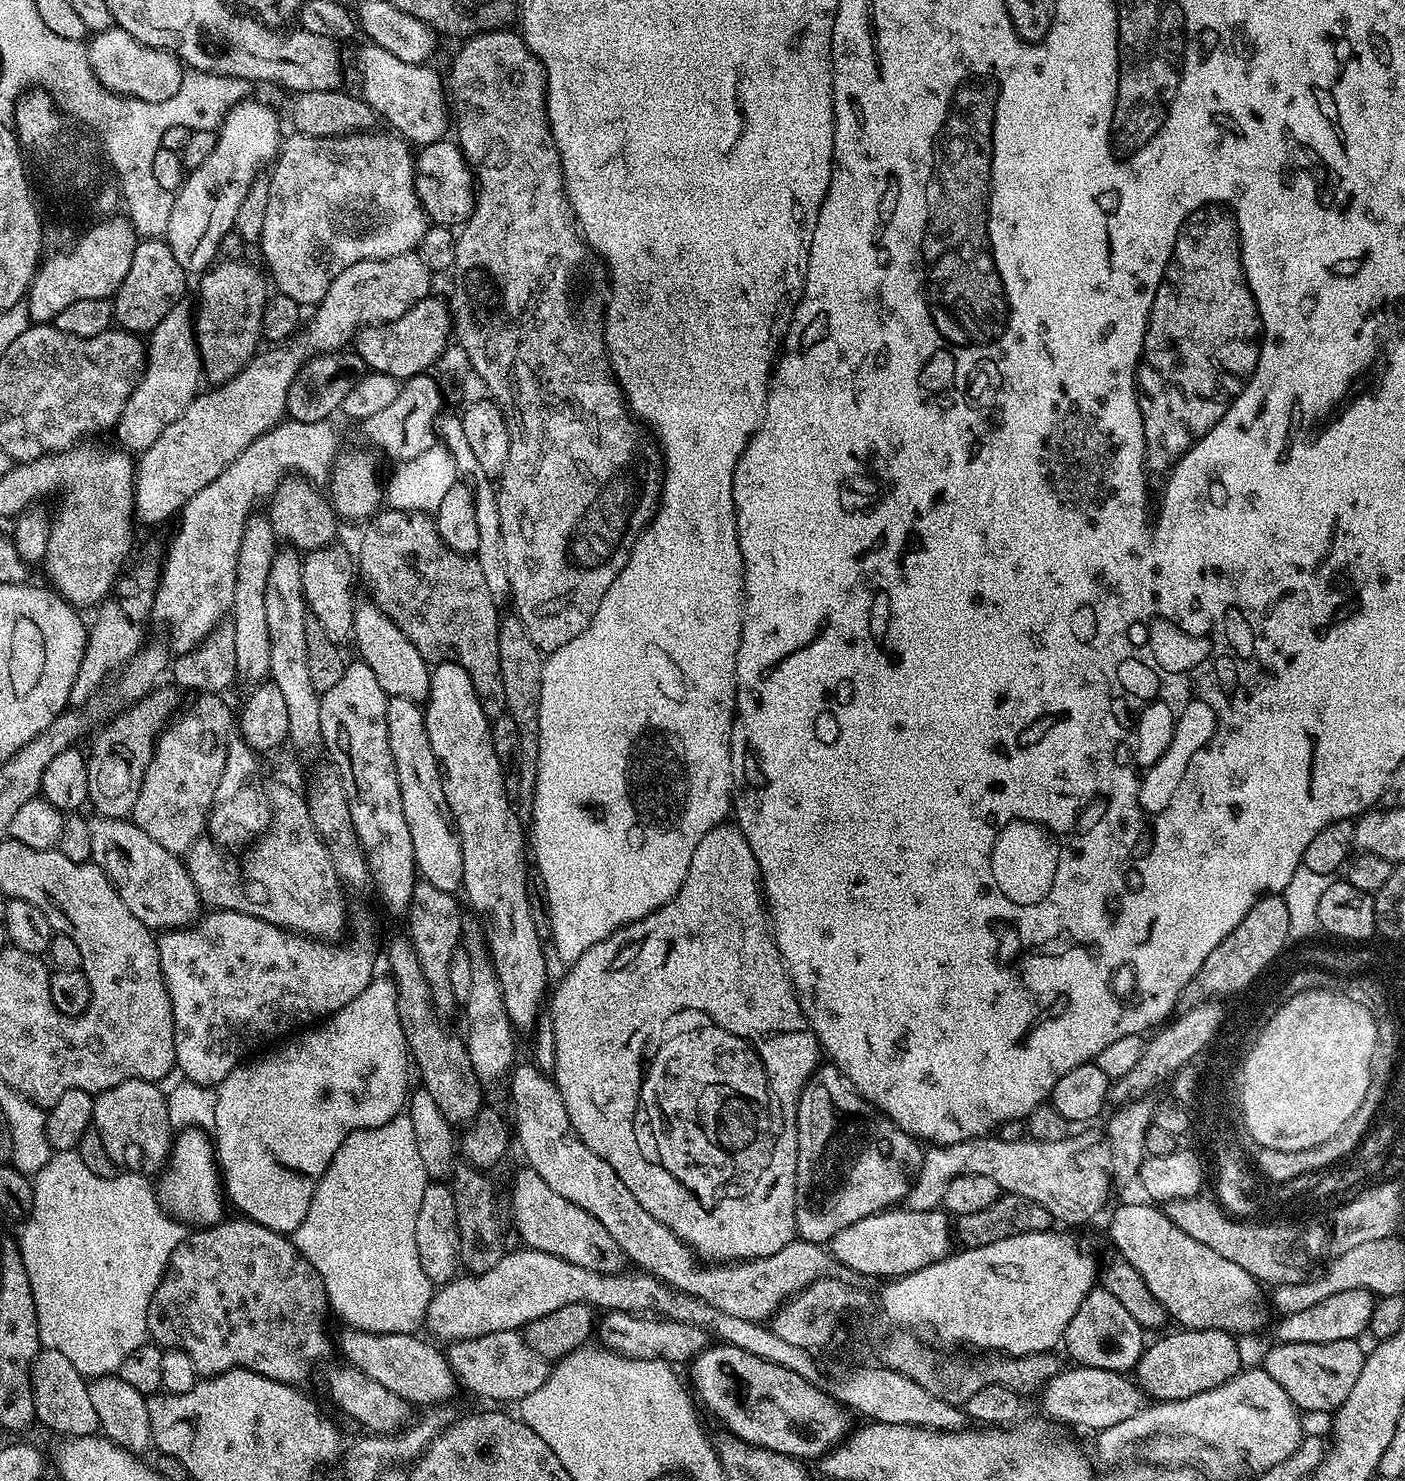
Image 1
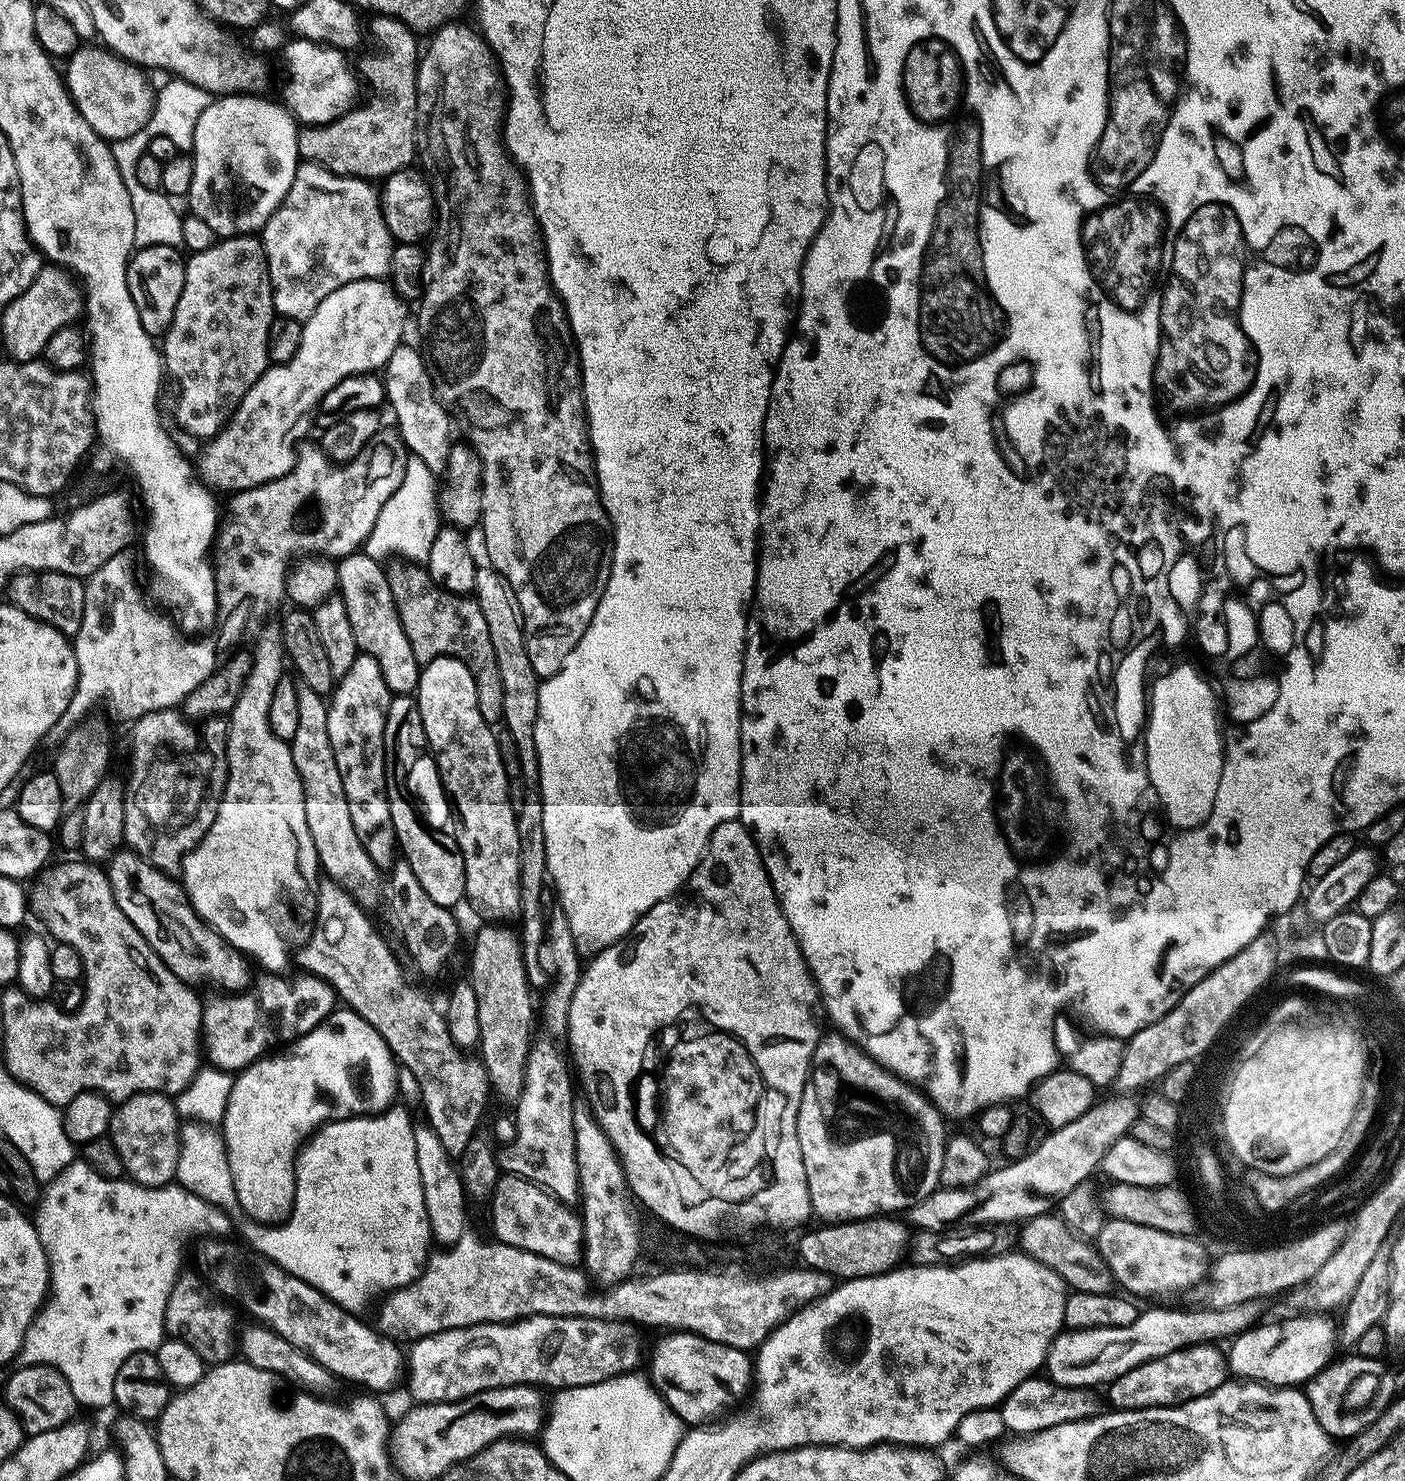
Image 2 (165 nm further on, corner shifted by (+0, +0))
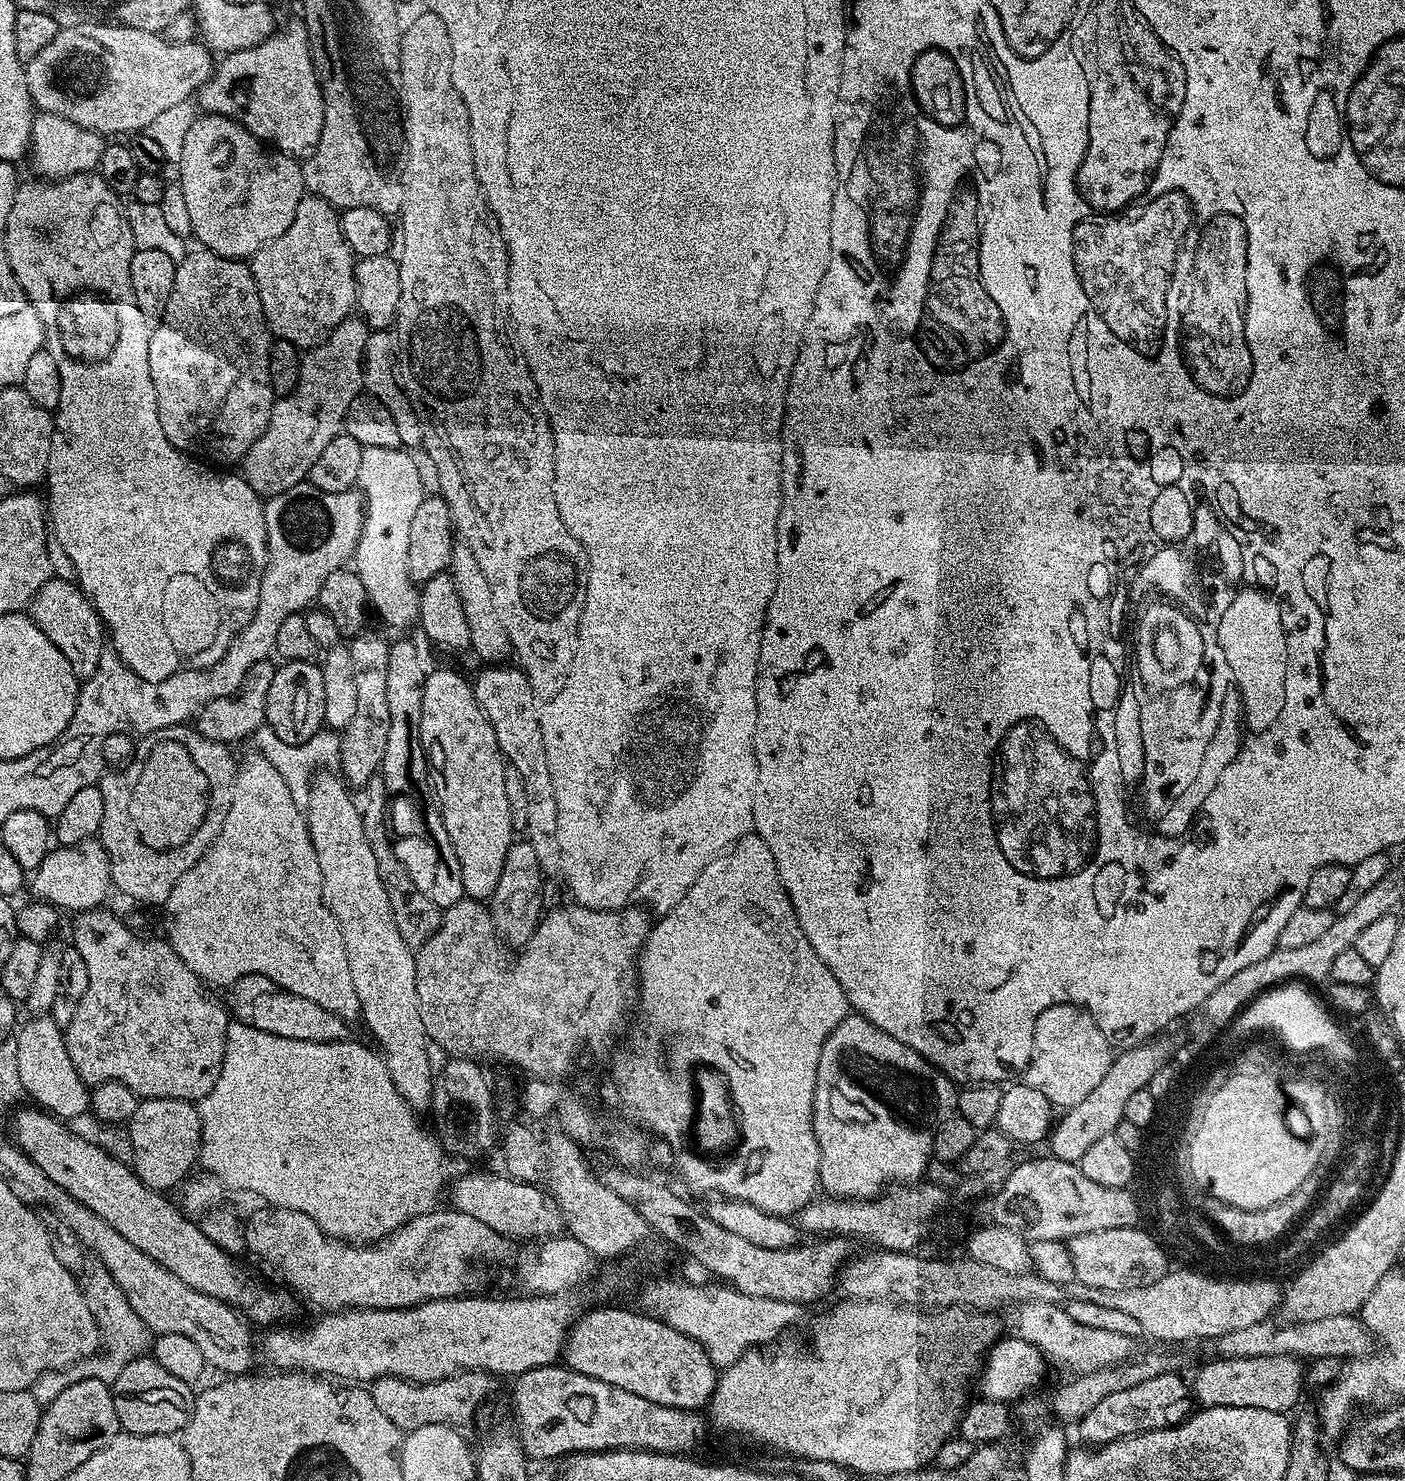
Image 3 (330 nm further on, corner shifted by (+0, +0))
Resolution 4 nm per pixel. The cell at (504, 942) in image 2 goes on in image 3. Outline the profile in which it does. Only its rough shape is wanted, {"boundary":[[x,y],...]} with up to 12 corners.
{"boundary":[[534,846],[506,850],[490,897],[496,935],[523,946],[542,919],[546,877]]}

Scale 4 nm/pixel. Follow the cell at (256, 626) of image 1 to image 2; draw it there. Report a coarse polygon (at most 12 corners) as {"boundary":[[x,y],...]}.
{"boundary":[[279,637],[226,718],[228,781],[186,854],[192,909],[268,974],[312,937],[322,869],[269,722]]}

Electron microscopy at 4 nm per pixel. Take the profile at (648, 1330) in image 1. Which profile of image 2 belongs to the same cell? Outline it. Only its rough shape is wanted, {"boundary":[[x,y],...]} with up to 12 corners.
{"boundary":[[472,1322],[411,1341],[416,1404],[631,1373],[637,1325]]}

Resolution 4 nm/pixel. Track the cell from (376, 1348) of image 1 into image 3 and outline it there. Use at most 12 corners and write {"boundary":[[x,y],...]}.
{"boundary":[[39,1106],[15,1143],[154,1262],[253,1325],[291,1295],[235,1259],[165,1193]]}

